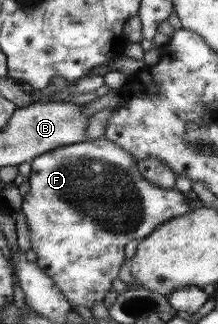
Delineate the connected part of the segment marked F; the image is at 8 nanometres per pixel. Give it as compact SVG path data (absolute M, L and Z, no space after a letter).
M100 138L94 141L85 140L77 144L62 146L36 156L31 161L31 164L33 170L28 176L30 189L28 195L25 196L22 202L22 210L27 218L27 224L29 225L31 234L31 251L35 253L37 264L54 279L56 285L59 286L62 293L68 298L73 308L79 306L79 304L91 308L94 302L103 301L105 294L111 290L113 280L119 277L118 272L121 269L121 262L125 260L125 244L127 244L127 242L149 237L159 225L163 225L173 218L184 216L184 214L190 212L194 205L188 196L181 193L177 188L159 188L156 184L143 178L141 172L137 170L138 162L136 158L125 147L119 146L116 142L111 142L111 139Z

